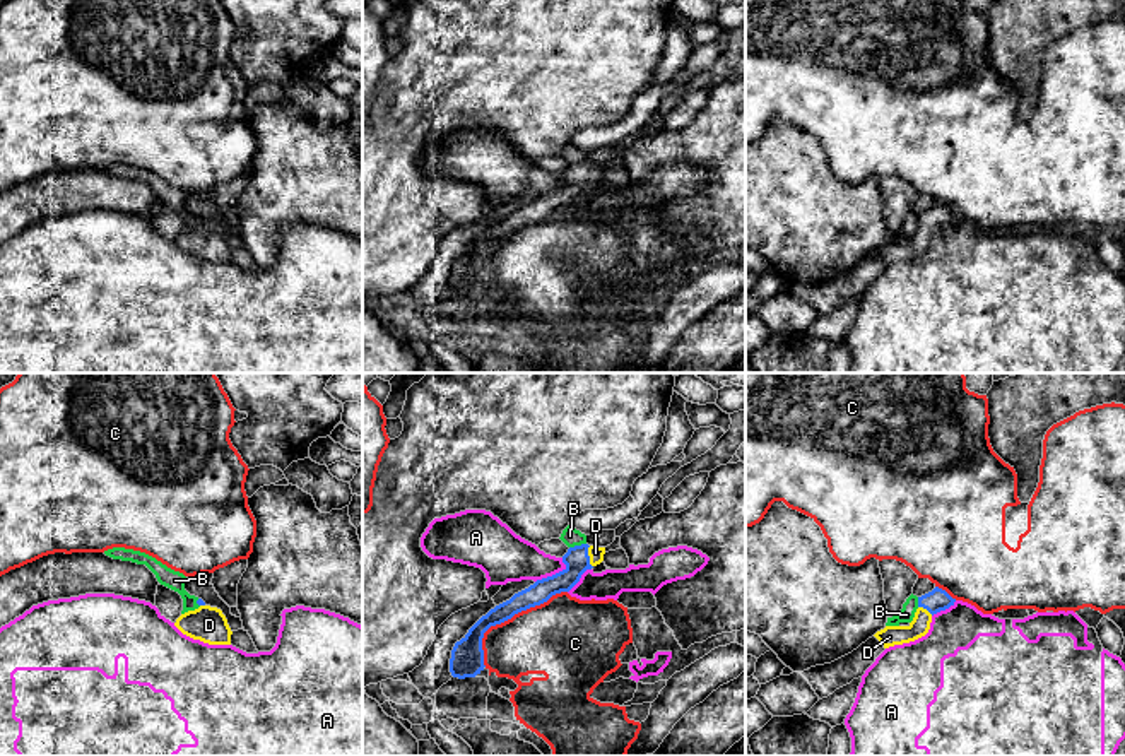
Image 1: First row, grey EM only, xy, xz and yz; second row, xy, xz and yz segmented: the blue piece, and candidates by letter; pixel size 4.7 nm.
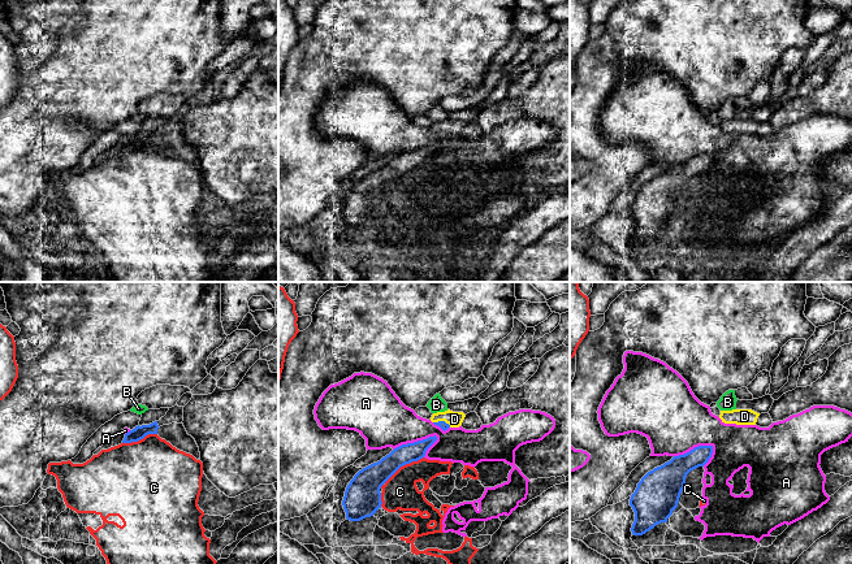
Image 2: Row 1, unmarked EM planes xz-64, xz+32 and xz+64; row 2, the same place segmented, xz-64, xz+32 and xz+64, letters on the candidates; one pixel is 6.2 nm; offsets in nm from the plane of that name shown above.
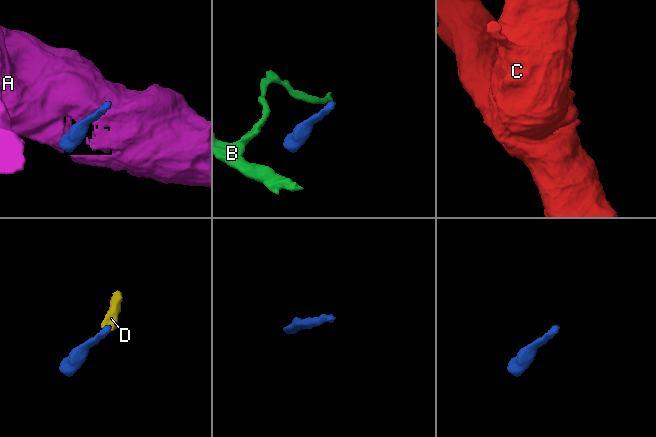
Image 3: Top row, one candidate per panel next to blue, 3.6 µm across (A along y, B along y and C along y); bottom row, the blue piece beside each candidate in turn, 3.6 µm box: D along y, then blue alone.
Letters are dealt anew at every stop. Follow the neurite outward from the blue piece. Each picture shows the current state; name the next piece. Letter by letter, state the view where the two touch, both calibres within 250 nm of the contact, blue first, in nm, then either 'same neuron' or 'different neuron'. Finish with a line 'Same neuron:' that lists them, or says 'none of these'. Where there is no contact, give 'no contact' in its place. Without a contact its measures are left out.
A: meets blue in xz; 120 nm thick on the blue side, 220 nm on the other; different neuron
B: meets blue in xz; 120 nm thick on the blue side, 90 nm on the other; different neuron
C: meets blue in xz; 130 nm thick on the blue side, 360 nm on the other; different neuron
D: meets blue in xz; 120 nm thick on the blue side, 70 nm on the other; same neuron
Same neuron: D

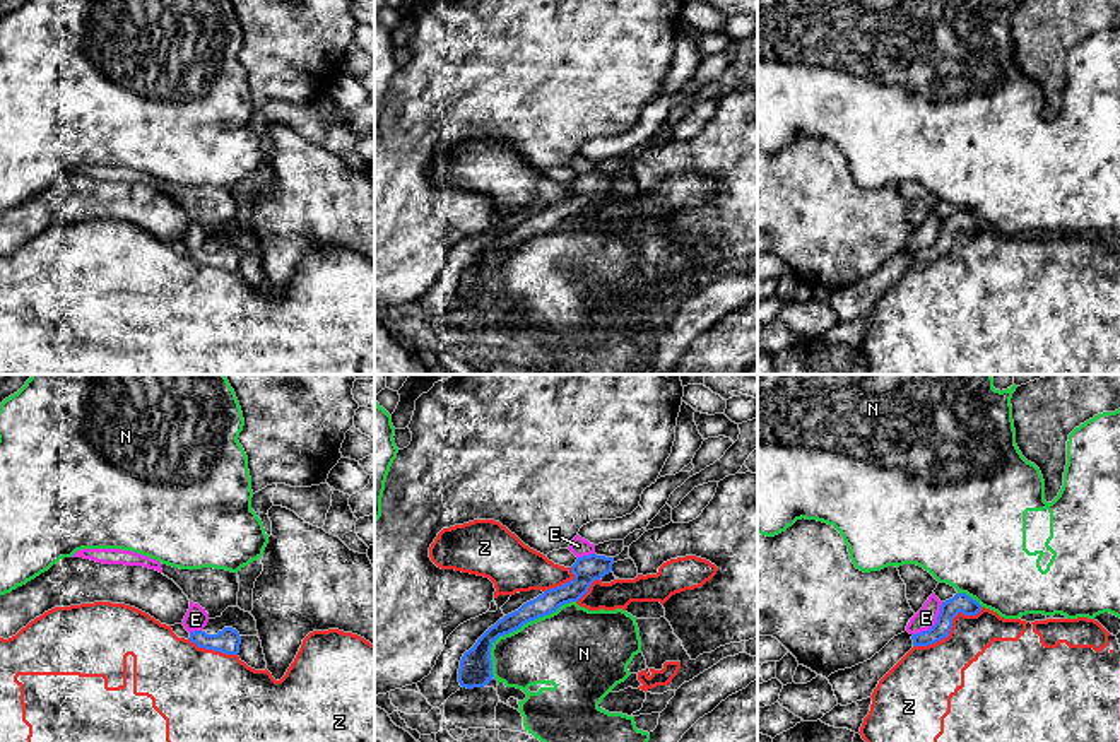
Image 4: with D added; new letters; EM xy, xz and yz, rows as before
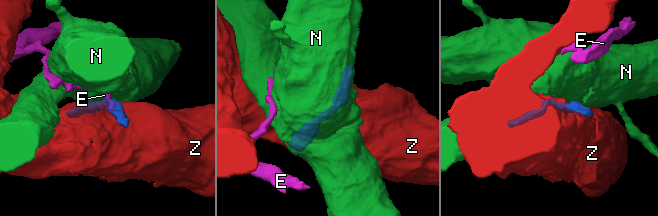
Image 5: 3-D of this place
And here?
E: meets blue in yz; 90 nm thick on the blue side, 100 nm on the other; different neuron
N: meets blue in xz; 130 nm thick on the blue side, 360 nm on the other; different neuron
Z: meets blue in yz; 90 nm thick on the blue side, 300 nm on the other; different neuron
Same neuron: none of these

